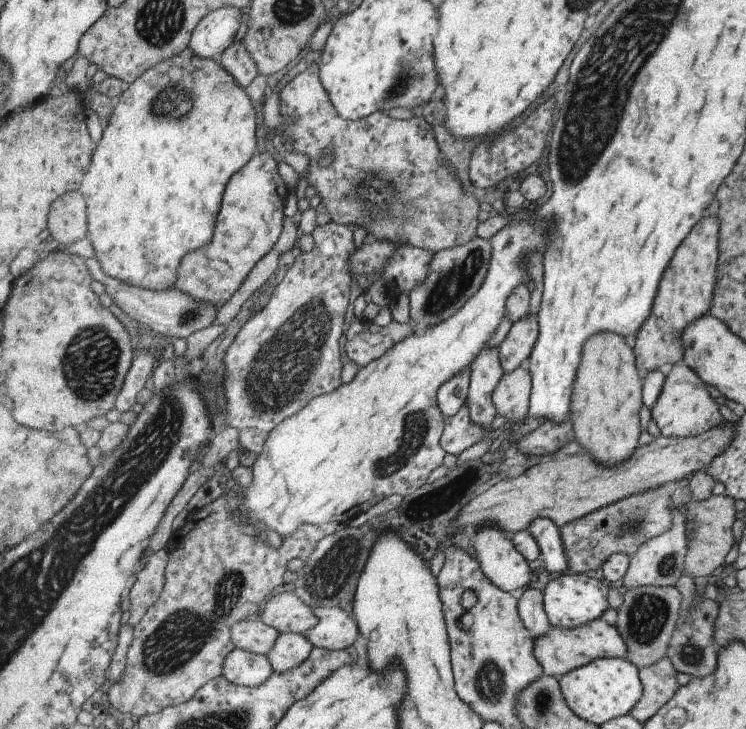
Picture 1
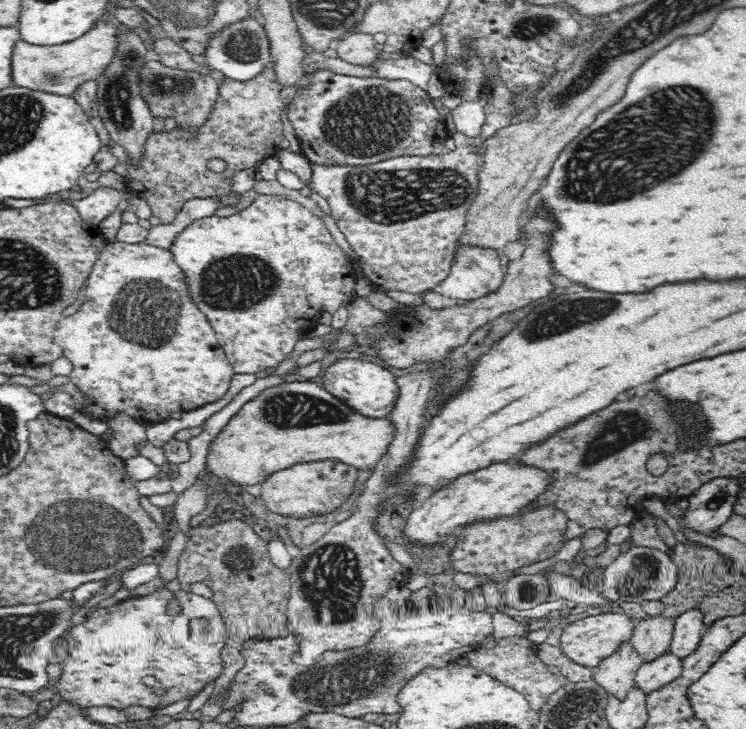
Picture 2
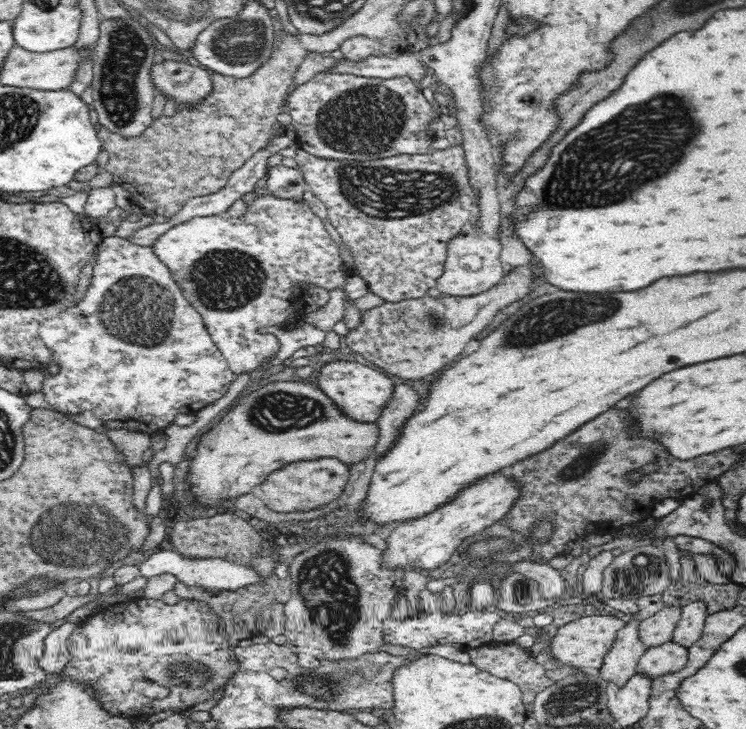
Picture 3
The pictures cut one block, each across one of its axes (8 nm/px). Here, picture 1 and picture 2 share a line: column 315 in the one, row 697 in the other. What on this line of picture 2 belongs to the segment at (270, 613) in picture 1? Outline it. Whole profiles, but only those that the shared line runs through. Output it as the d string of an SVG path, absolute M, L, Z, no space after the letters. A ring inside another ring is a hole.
M631 641L622 643L613 653L595 669L593 679L608 696L623 701L635 688L635 674L643 666L643 659L634 652Z

